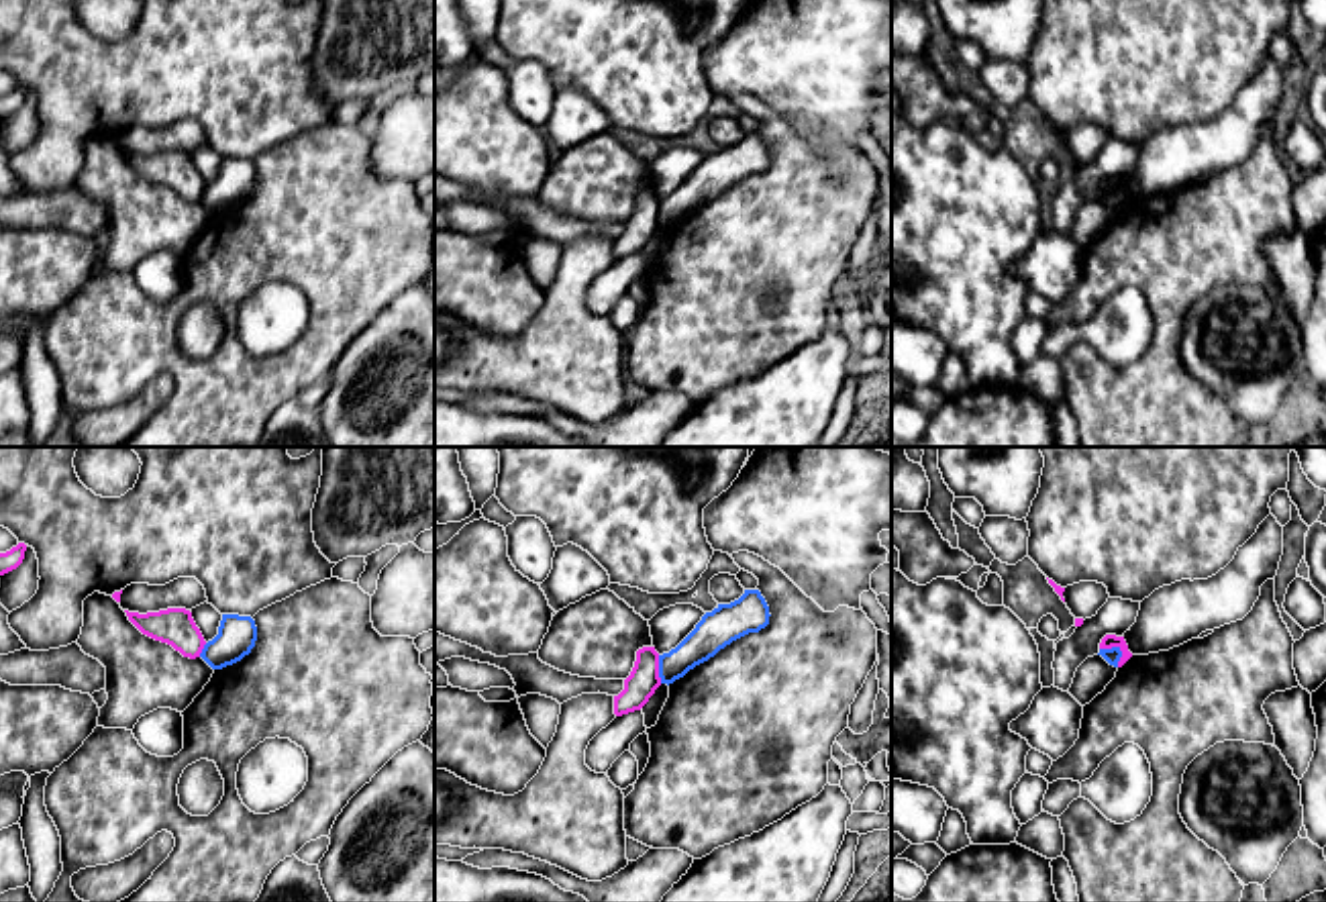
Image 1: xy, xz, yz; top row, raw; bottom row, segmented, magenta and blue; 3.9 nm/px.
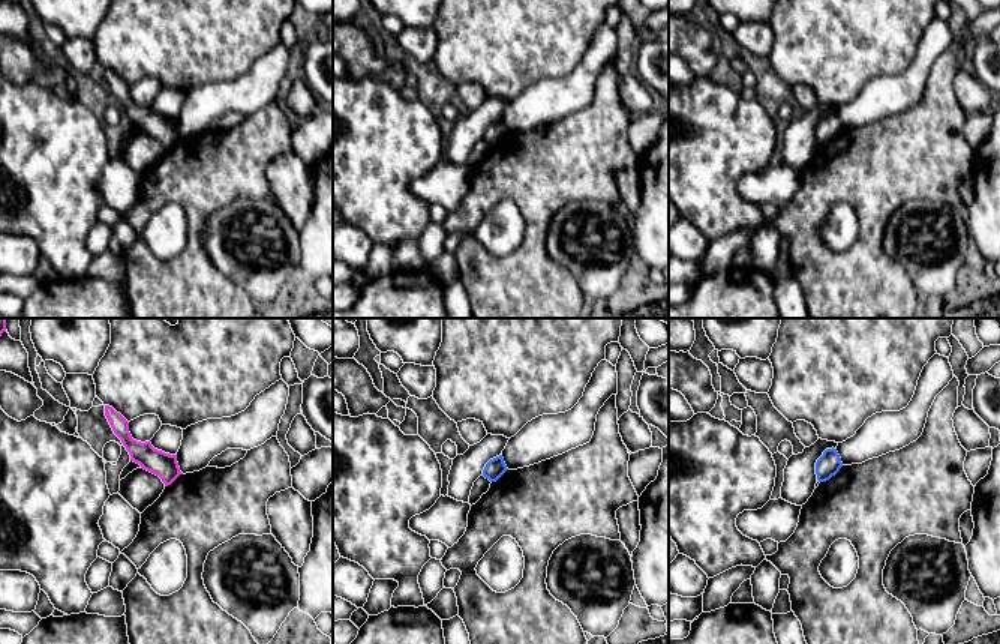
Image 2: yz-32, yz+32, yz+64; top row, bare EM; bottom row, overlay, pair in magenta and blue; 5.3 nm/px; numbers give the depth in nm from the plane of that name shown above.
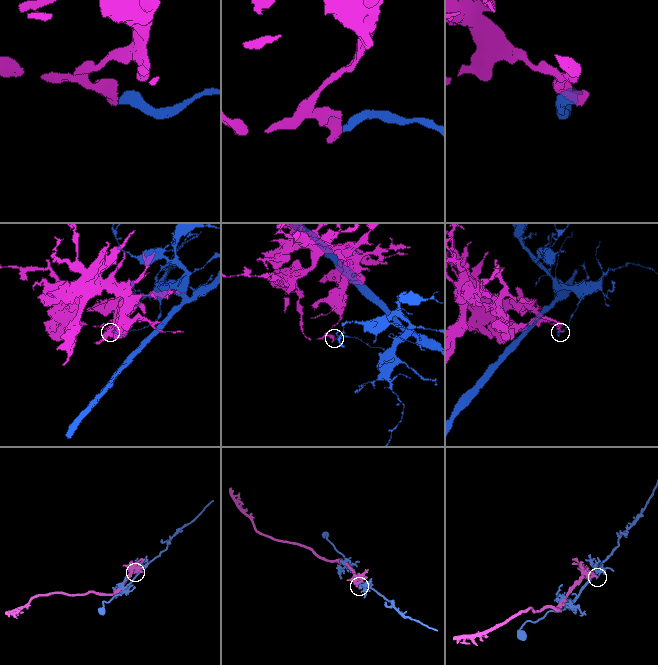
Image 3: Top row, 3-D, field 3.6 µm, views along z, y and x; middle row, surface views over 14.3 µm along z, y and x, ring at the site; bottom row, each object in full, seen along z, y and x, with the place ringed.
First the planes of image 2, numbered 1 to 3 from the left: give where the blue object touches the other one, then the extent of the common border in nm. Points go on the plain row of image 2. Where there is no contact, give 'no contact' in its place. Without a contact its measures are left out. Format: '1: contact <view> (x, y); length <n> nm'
1: no contact
2: no contact
3: no contact

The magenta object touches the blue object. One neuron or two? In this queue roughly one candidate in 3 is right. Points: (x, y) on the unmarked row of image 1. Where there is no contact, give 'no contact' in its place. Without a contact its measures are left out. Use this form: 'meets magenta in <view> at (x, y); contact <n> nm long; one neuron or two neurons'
meets magenta in yz at (1120, 192); contact 110 nm long; two neurons

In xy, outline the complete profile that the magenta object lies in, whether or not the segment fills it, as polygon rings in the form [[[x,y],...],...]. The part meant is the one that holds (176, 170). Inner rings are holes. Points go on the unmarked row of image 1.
[[[167,151],[159,155],[129,155],[129,163],[147,180],[171,188],[184,200],[200,200],[206,184],[186,151]]]

